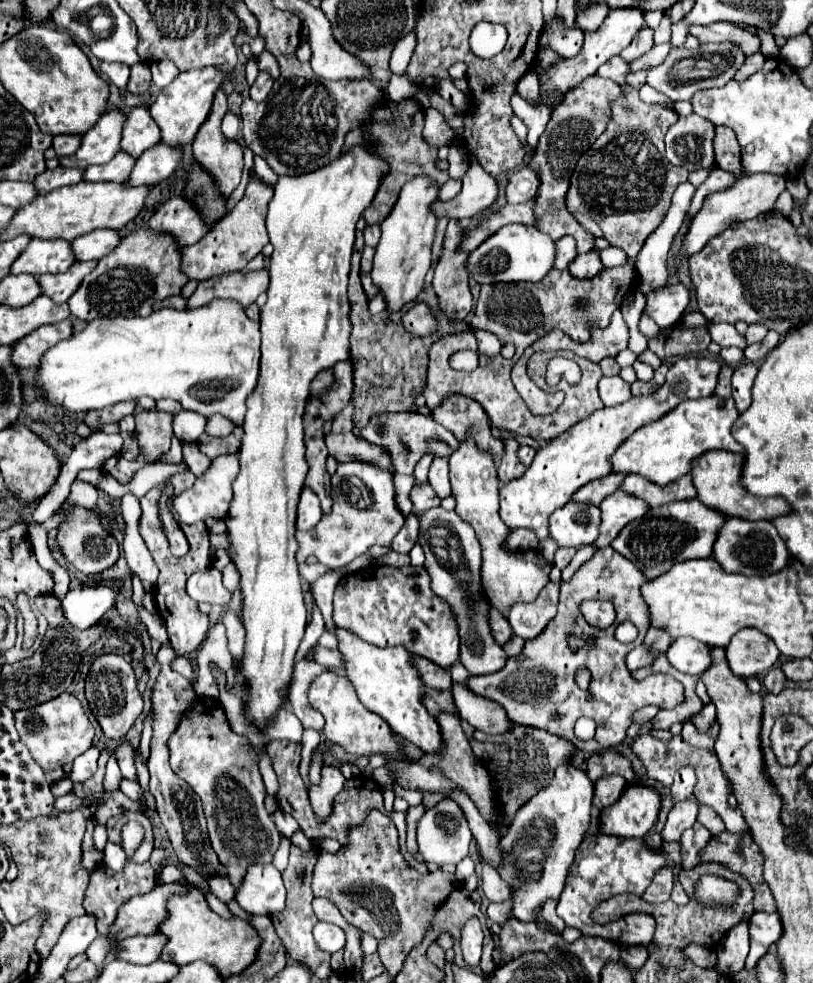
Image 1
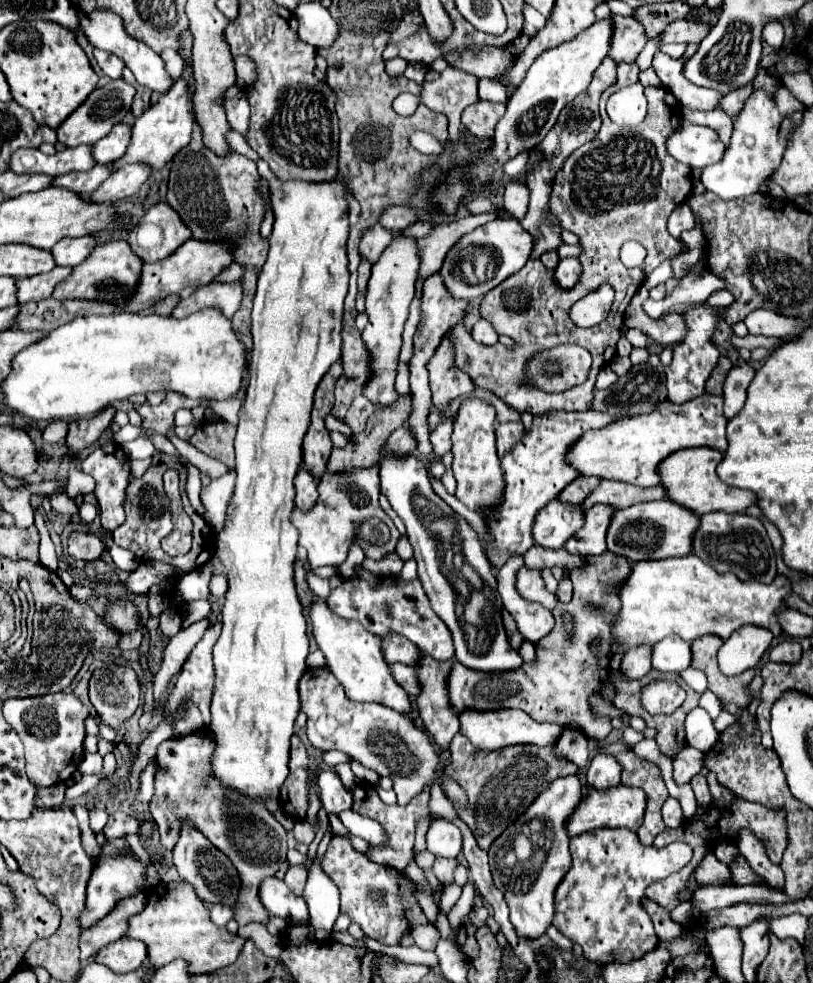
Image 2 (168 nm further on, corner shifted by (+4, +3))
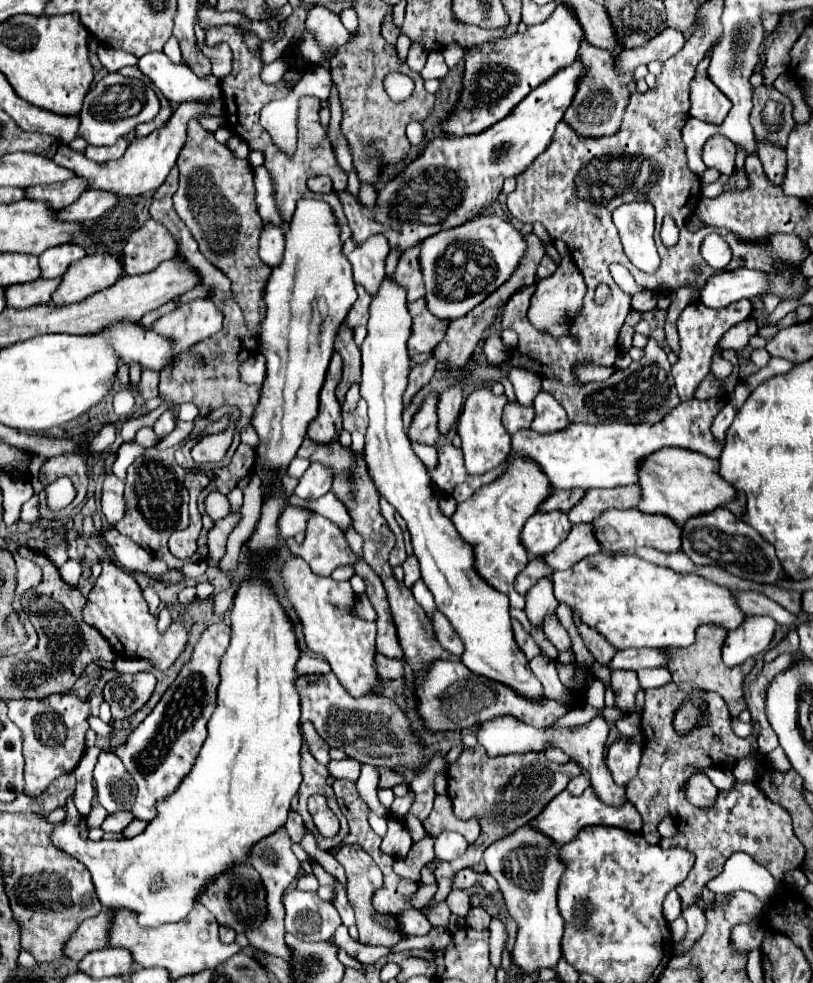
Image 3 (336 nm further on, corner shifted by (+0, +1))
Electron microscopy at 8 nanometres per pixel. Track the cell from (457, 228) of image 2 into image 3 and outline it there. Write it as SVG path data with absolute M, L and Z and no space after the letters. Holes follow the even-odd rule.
M415 244L415 246L407 248L401 254L397 270L393 274L393 278L407 288L407 300L409 302L413 302L417 298L423 298L423 294L425 294L423 272L421 272L421 266L419 266L419 250L421 250L421 244Z

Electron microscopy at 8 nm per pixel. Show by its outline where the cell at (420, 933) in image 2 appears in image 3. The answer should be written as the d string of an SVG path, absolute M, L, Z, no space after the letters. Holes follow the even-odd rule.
M405 910L399 916L399 924L401 924L401 930L407 932L409 936L427 936L431 930L429 920L419 910Z

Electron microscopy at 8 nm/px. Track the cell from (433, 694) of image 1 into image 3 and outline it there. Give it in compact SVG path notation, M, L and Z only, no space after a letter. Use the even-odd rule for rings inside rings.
M377 654L375 660L377 660L379 676L383 676L387 680L401 680L403 678L403 662L401 660L393 660L383 654Z

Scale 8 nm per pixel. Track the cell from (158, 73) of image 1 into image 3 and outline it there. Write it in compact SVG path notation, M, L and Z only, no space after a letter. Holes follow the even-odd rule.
M171 38L167 44L165 44L165 50L167 58L171 58L171 62L179 64L181 62L181 50L179 50L179 44L177 44L177 38Z

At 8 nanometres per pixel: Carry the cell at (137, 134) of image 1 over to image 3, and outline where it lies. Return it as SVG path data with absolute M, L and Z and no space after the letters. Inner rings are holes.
M119 138L115 142L115 146L103 146L103 148L97 148L97 146L87 146L85 150L85 156L93 162L109 162L109 160L117 160L123 156L123 152L127 150L127 140L125 138Z

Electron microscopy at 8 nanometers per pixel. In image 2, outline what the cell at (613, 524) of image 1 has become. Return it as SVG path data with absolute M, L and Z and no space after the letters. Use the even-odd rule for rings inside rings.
M597 504L595 508L587 510L587 520L581 526L581 530L571 536L565 542L565 550L569 554L583 554L583 556L595 556L595 554L603 554L605 548L605 532L607 532L607 524L609 518L613 516L615 508L607 508L603 504Z

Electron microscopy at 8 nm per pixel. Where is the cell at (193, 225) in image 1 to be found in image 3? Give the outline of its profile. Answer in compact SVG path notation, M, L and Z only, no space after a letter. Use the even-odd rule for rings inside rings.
M153 218L147 220L139 230L135 230L125 248L123 248L123 264L127 274L145 274L155 270L161 262L171 260L179 254L179 244L161 222Z

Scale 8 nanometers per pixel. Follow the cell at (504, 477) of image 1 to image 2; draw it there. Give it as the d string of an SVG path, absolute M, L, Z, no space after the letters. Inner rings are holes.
M505 422L497 426L497 454L503 458L505 452L511 450L511 444L515 444L515 440L519 440L519 436L523 436L523 422Z

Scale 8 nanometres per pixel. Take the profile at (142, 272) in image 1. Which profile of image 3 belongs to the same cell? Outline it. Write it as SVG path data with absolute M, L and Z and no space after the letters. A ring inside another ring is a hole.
M107 252L107 254L85 256L73 262L69 270L63 274L63 282L53 292L53 302L63 306L85 300L87 296L113 286L123 276L125 270L121 254Z

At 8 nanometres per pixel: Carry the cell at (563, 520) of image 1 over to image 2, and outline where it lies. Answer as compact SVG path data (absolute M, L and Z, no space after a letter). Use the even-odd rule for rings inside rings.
M551 500L533 522L533 540L543 548L563 548L563 544L583 526L583 510L573 504Z

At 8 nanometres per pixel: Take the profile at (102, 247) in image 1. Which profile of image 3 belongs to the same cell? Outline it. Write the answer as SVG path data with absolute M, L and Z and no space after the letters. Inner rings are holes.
M59 244L55 248L45 250L39 256L39 264L43 270L43 278L57 278L63 276L65 270L75 262L81 260L87 252L79 244Z

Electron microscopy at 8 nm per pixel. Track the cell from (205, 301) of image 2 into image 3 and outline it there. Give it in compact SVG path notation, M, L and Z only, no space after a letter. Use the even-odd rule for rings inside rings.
M199 298L179 304L173 312L161 316L151 328L163 336L171 336L177 342L175 350L181 352L219 332L221 324L223 312L215 302L211 302L211 298Z

